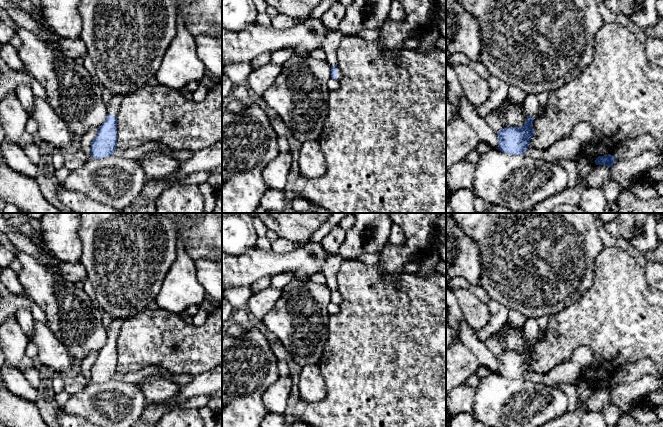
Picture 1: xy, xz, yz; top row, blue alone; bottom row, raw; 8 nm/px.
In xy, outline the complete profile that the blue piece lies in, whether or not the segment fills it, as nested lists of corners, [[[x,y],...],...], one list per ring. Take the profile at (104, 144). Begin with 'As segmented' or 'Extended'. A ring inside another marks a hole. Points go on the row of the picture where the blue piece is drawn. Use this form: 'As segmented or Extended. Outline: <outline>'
Extended. Outline: [[[116,95],[107,105],[107,117],[91,142],[92,158],[102,159],[114,155],[117,149],[117,112],[123,95]]]

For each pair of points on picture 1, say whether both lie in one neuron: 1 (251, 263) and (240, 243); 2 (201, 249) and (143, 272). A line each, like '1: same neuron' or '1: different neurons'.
1: different neurons
2: same neuron

